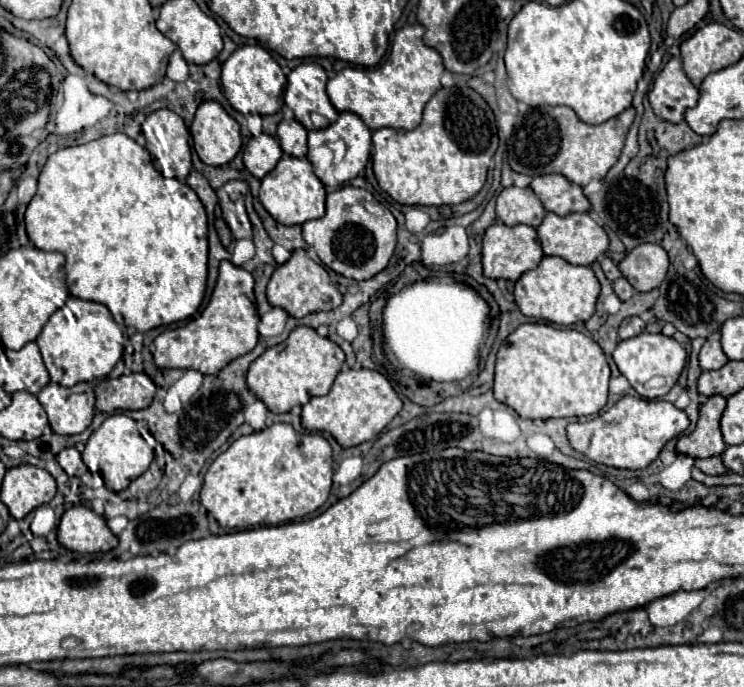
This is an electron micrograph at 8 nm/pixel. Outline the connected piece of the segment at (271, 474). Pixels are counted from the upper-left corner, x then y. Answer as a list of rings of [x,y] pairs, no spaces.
[[[288,423],[236,439],[204,475],[200,503],[226,529],[280,525],[314,513],[330,495],[332,447],[318,433],[296,433]]]

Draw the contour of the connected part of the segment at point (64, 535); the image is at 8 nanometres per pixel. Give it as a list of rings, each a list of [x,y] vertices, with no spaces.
[[[70,507],[58,523],[58,543],[76,553],[100,553],[118,545],[118,539],[108,531],[104,517],[88,507]]]

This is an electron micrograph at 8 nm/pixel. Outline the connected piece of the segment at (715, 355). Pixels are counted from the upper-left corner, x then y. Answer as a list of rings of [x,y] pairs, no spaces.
[[[718,337],[706,339],[706,343],[700,349],[700,367],[704,371],[712,371],[712,369],[724,367],[724,363],[728,363],[728,357],[722,351],[720,339]]]

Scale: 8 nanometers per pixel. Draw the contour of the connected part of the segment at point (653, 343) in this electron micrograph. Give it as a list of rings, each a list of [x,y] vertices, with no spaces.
[[[640,333],[632,339],[620,341],[616,351],[612,353],[614,363],[618,365],[620,373],[630,381],[630,385],[646,399],[658,399],[664,397],[674,383],[678,381],[684,365],[686,365],[686,351],[684,347],[674,341],[672,337],[666,337],[662,333]]]

